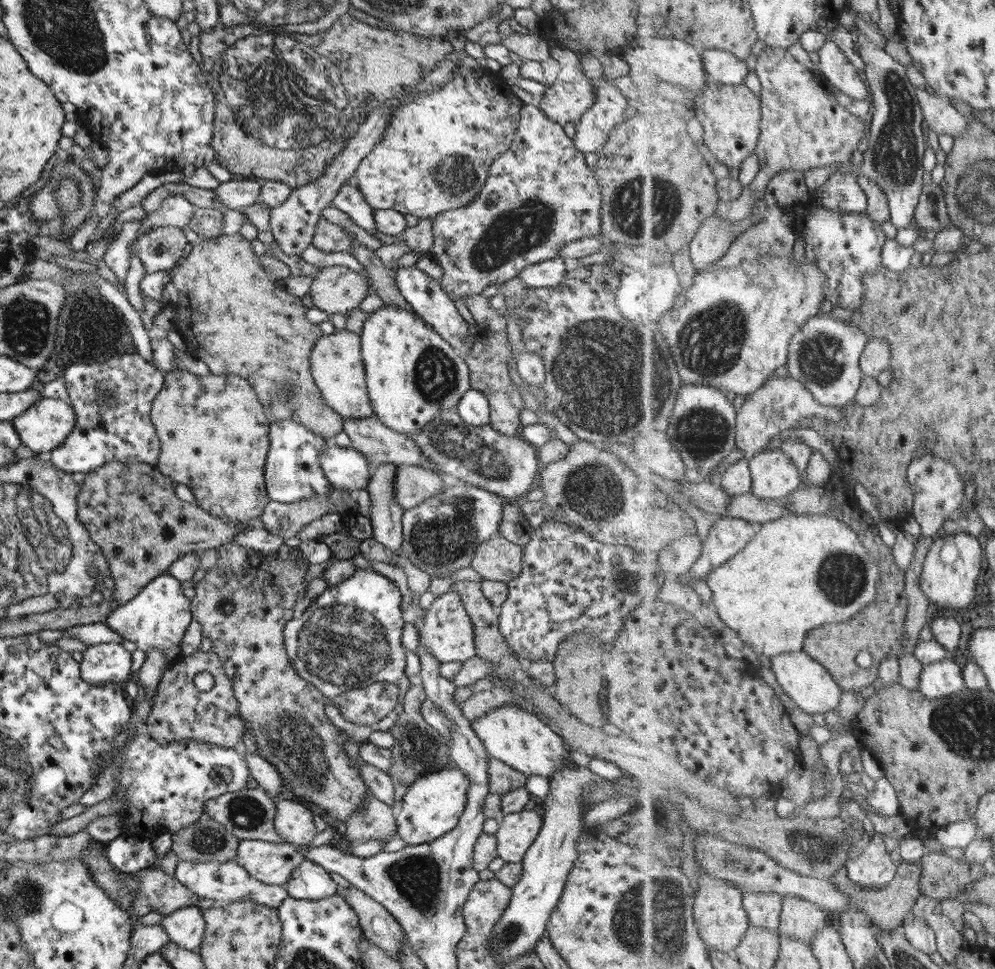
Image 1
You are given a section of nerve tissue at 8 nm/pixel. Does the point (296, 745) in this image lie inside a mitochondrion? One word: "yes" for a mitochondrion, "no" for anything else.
yes

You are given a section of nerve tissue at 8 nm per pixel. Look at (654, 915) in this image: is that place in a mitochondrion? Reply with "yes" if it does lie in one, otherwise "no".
yes

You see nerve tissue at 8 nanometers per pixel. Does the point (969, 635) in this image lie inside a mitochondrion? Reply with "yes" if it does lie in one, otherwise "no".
no

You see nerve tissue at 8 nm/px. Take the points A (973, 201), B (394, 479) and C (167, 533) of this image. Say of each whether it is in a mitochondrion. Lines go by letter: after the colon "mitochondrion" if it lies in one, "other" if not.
A: mitochondrion
B: other
C: other

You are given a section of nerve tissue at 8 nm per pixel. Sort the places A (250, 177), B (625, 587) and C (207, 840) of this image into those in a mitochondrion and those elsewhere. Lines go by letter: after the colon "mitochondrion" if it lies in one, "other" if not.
A: other
B: mitochondrion
C: mitochondrion

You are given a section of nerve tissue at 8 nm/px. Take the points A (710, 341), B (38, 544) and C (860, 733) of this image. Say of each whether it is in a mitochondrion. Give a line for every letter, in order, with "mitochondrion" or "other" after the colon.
A: mitochondrion
B: mitochondrion
C: other

